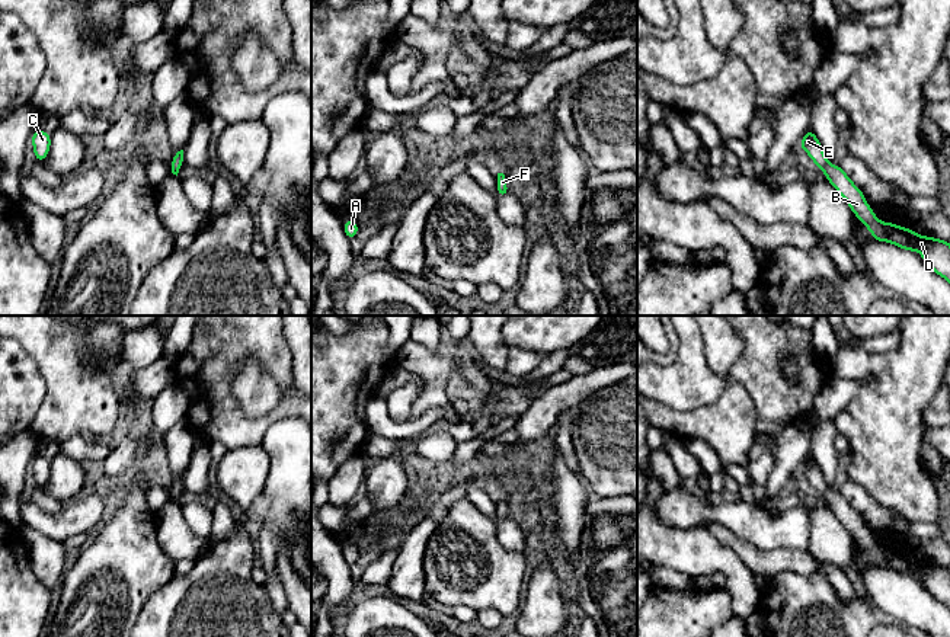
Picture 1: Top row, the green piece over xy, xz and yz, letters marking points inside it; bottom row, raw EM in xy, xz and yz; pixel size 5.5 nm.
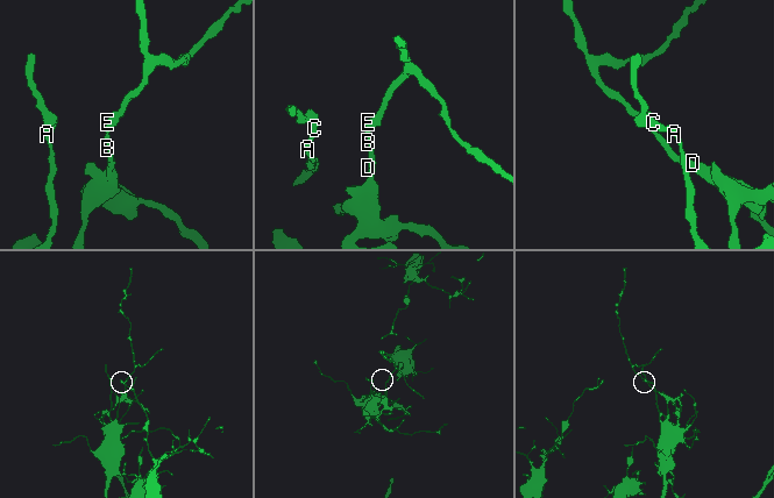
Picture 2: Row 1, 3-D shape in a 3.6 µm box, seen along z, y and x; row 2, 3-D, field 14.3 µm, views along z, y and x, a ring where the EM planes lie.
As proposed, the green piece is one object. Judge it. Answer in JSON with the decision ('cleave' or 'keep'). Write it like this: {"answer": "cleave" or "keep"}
{"answer": "keep"}

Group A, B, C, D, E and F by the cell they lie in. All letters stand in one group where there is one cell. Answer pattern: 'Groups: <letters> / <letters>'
Groups: A B C D E F

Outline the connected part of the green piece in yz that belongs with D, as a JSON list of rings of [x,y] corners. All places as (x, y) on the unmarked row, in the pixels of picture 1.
[[[812,454],[799,468],[818,494],[822,494],[825,503],[837,515],[837,518],[850,531],[853,540],[869,554],[877,567],[892,569],[909,577],[921,577],[921,585],[941,604],[950,609],[950,569],[919,561],[915,557],[896,551],[893,548],[880,547],[869,532],[864,519],[845,500],[841,492],[834,492],[825,483],[825,477],[813,460]]]

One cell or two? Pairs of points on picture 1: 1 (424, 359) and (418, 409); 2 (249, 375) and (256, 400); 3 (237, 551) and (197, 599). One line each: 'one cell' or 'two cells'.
1: one cell
2: one cell
3: one cell

